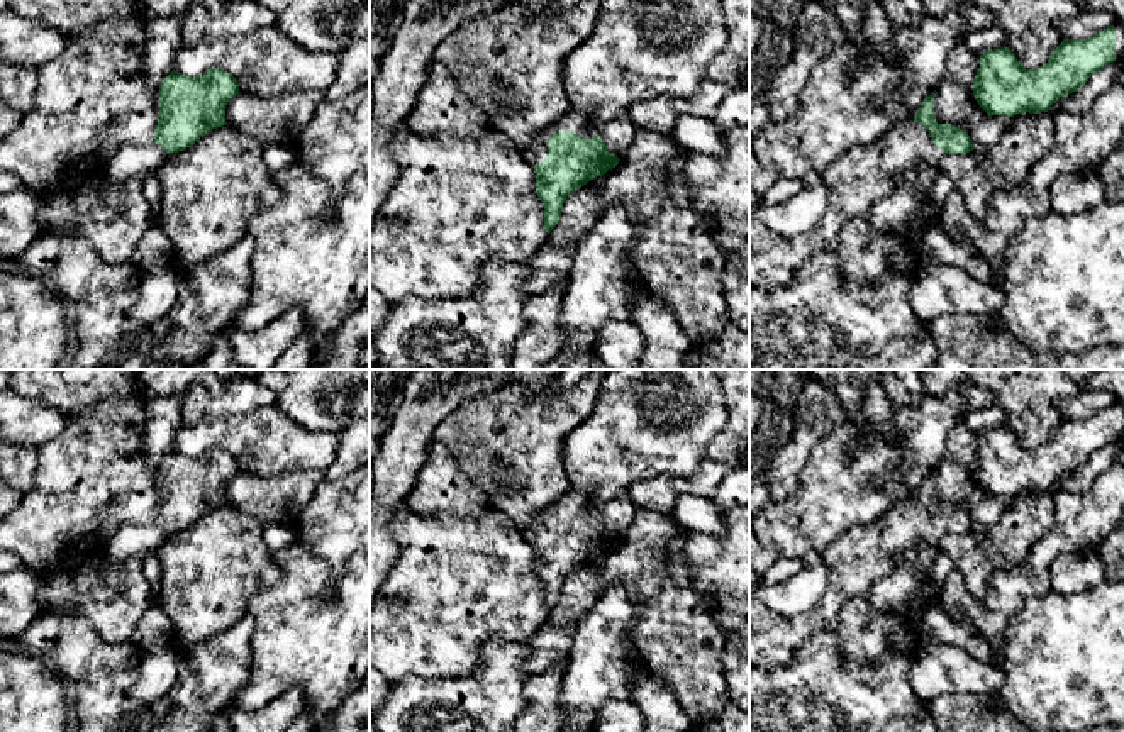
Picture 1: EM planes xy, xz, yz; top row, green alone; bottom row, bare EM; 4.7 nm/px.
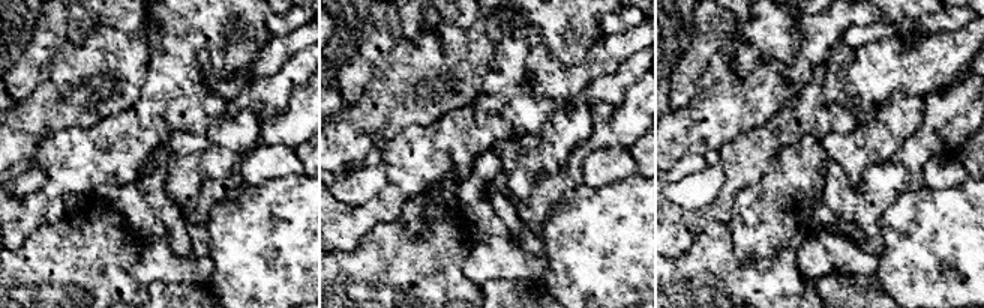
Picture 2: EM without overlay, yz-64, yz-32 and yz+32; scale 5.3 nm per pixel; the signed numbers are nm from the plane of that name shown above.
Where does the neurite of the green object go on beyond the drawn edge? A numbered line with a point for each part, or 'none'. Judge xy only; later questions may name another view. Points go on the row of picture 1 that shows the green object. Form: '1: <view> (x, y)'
1: xy (131, 161)

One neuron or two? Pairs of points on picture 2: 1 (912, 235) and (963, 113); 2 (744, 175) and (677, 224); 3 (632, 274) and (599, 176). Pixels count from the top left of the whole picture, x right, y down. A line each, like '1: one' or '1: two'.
1: two
2: one
3: two

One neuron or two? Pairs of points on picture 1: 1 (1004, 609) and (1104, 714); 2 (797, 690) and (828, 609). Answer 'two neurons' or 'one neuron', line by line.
1: two neurons
2: two neurons

